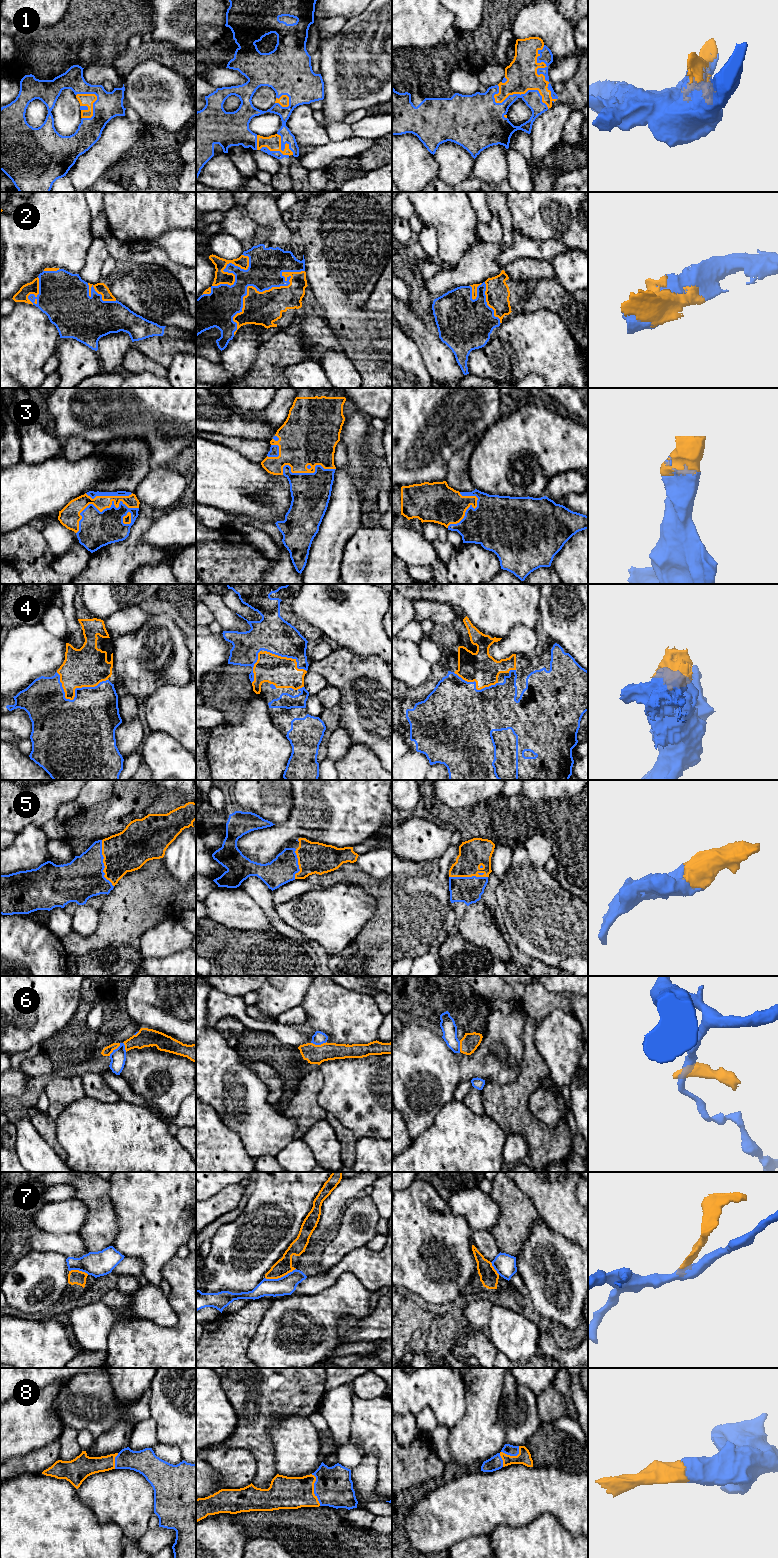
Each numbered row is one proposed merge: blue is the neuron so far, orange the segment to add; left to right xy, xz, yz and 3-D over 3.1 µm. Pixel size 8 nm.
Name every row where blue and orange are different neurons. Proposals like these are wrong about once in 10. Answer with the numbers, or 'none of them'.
6, 7

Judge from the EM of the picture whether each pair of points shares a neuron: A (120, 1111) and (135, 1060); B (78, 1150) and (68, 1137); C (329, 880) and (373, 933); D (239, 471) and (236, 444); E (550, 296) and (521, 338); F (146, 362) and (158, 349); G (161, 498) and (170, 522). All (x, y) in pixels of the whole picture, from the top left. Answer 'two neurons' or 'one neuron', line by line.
A: two neurons
B: one neuron
C: one neuron
D: two neurons
E: two neurons
F: two neurons
G: two neurons

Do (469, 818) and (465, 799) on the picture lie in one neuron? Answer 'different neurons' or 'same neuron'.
different neurons

